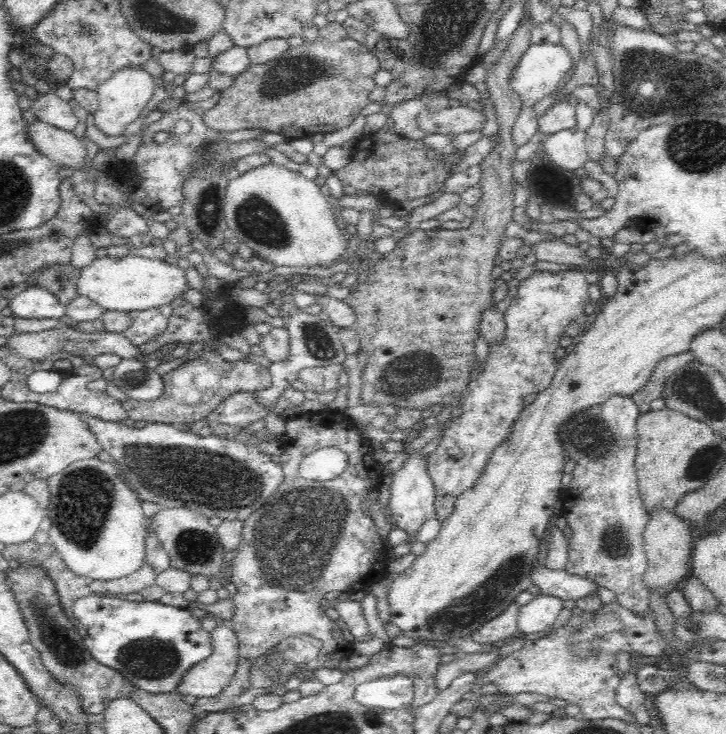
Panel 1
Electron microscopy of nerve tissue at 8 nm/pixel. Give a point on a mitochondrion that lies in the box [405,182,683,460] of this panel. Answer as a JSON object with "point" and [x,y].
{"point":[573,376]}

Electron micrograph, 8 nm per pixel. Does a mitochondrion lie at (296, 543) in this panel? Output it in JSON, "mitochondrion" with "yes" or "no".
{"mitochondrion":"yes"}

